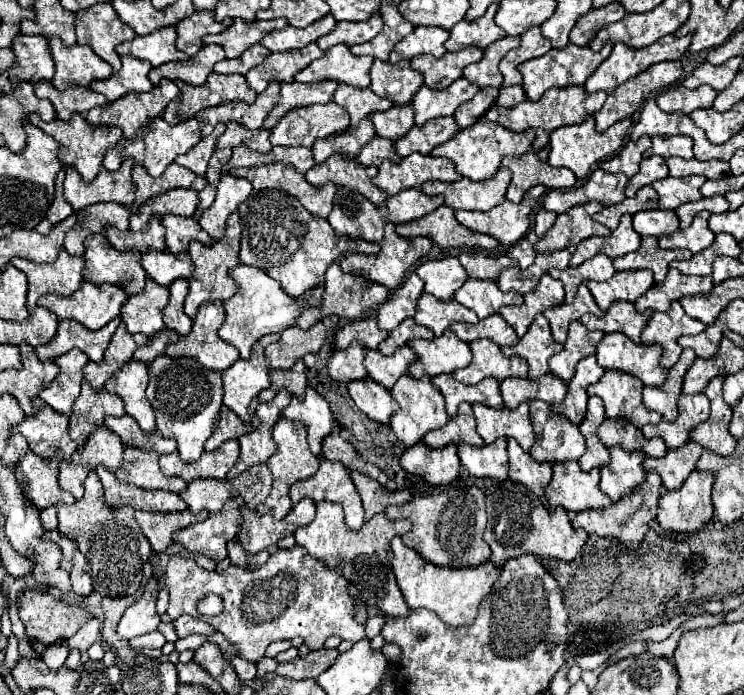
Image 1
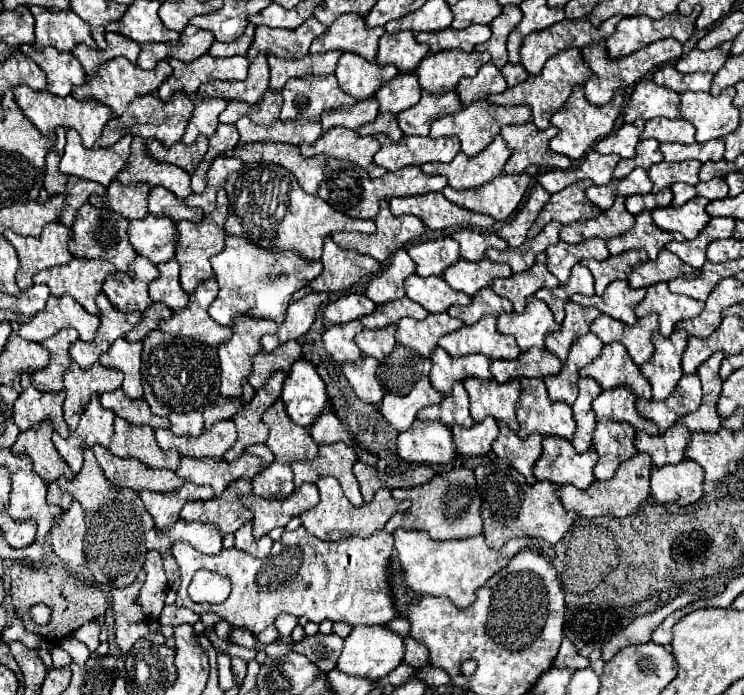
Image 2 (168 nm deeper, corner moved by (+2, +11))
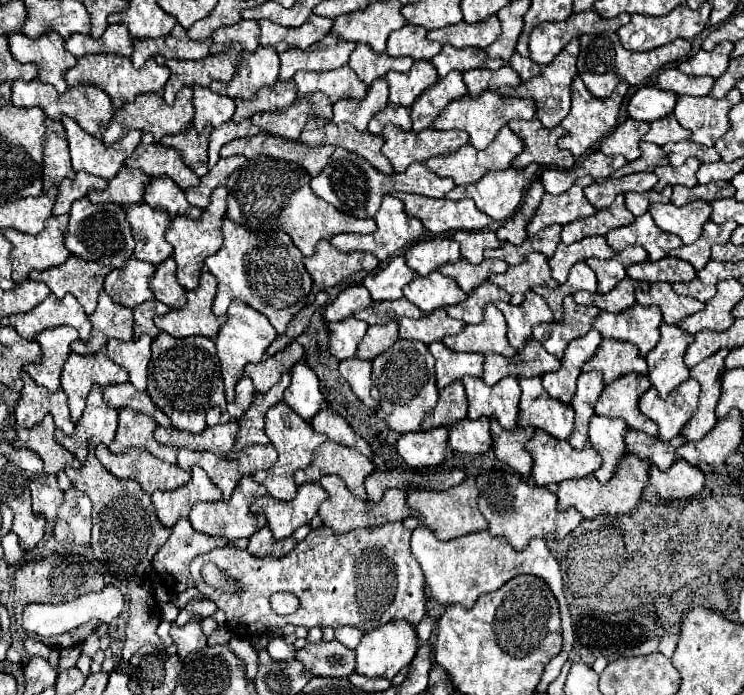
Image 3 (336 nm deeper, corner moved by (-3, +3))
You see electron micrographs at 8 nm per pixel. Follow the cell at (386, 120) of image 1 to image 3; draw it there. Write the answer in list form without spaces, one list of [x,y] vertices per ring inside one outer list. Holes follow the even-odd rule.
[[[421,59],[415,61],[407,73],[389,71],[385,77],[389,83],[389,101],[395,105],[411,107],[425,89],[437,83],[437,69],[431,61]]]

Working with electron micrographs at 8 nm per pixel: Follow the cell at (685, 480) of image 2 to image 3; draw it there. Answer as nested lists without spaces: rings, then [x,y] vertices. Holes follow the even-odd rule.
[[[677,459],[667,471],[659,471],[655,465],[651,465],[649,483],[663,499],[687,499],[701,493],[705,475],[685,459]]]

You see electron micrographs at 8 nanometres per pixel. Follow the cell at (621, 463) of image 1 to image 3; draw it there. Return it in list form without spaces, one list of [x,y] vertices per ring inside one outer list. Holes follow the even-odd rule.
[[[593,415],[589,423],[589,441],[597,449],[597,453],[603,457],[601,467],[593,473],[597,481],[607,481],[613,475],[613,469],[617,467],[617,461],[621,459],[621,453],[625,453],[625,437],[627,425],[619,419],[607,419]]]

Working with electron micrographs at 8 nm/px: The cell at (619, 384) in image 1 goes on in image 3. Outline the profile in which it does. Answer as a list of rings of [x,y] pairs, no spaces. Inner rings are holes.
[[[609,337],[601,339],[601,345],[597,347],[595,355],[581,367],[581,371],[593,371],[593,369],[603,373],[605,383],[615,381],[625,373],[647,375],[647,363],[639,355],[639,349],[631,343]]]

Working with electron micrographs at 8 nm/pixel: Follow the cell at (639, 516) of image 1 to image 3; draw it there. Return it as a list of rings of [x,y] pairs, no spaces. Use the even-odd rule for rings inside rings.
[[[625,453],[617,465],[617,469],[613,471],[613,477],[605,483],[599,483],[595,477],[587,475],[583,479],[573,479],[573,481],[565,481],[559,483],[557,489],[557,509],[565,511],[569,507],[575,507],[577,511],[581,511],[581,515],[585,519],[593,519],[597,515],[603,513],[611,513],[611,515],[619,515],[619,513],[631,513],[643,493],[643,487],[649,483],[649,463],[639,459],[633,453]]]

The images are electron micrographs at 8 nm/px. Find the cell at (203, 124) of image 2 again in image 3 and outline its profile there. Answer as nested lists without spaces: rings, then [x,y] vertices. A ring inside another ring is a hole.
[[[195,85],[193,105],[195,105],[193,125],[197,131],[201,131],[207,123],[211,123],[213,127],[219,127],[221,123],[229,121],[235,113],[235,101],[231,97],[213,93],[211,89],[201,85]]]

